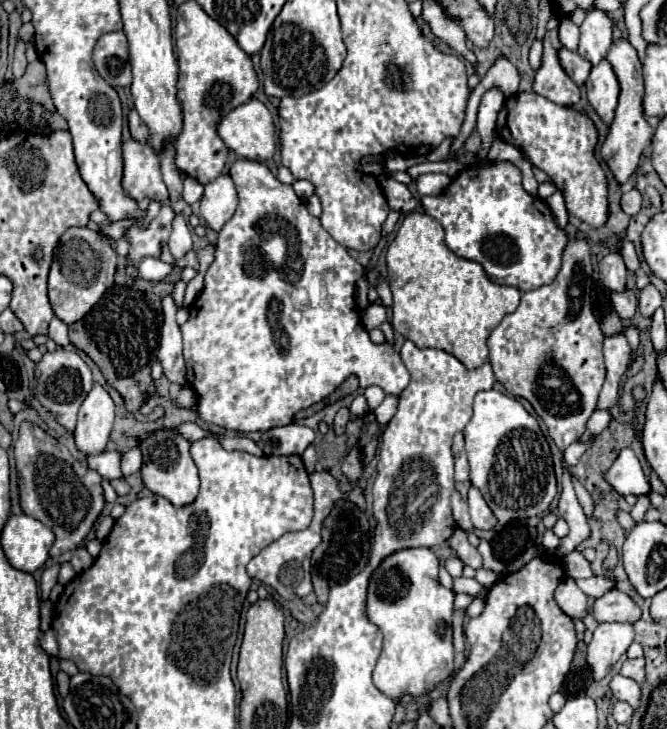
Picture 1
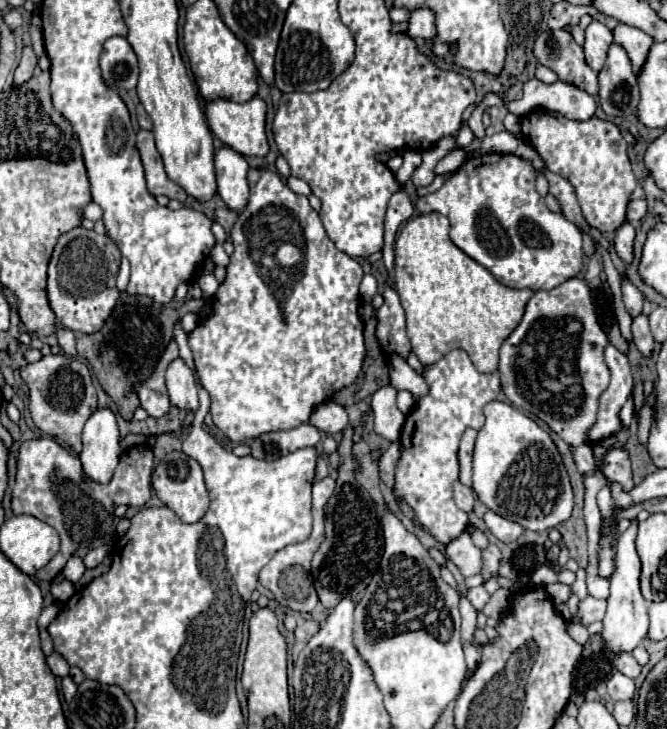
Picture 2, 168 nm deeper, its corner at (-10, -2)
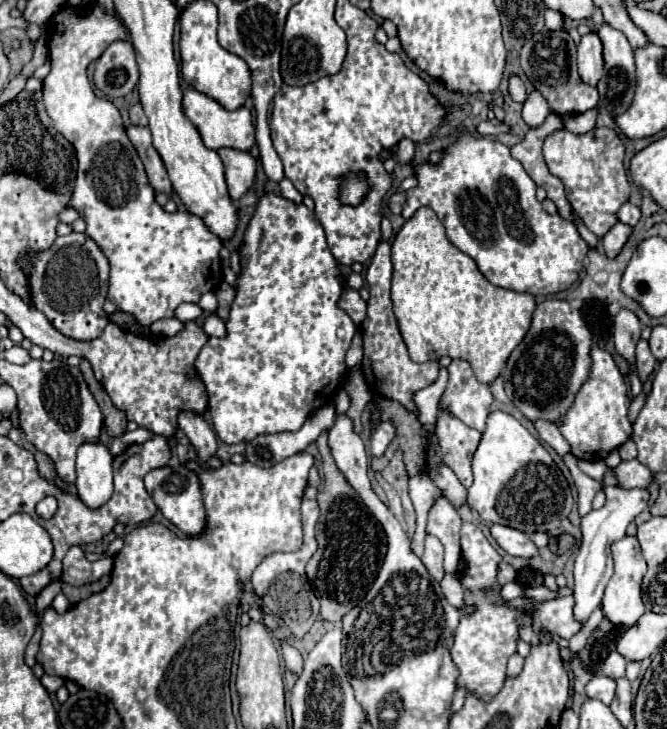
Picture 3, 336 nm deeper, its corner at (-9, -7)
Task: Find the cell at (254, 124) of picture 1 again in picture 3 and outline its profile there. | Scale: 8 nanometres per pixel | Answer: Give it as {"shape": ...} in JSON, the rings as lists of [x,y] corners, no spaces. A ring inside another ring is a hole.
{"shape":[[[187,90],[183,96],[183,108],[187,118],[197,126],[203,142],[207,148],[211,150],[219,150],[219,148],[233,148],[233,150],[243,150],[249,152],[255,146],[255,124],[251,118],[251,110],[241,106],[237,110],[227,110],[223,108],[217,100],[197,92],[197,90]]]}

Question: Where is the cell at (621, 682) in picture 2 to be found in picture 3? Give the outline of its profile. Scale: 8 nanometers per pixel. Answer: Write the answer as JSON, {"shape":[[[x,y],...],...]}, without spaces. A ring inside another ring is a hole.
{"shape":[[[593,676],[585,690],[587,690],[589,698],[597,698],[603,704],[609,706],[613,702],[613,696],[615,696],[615,690],[617,690],[617,682],[609,680],[607,676]]]}

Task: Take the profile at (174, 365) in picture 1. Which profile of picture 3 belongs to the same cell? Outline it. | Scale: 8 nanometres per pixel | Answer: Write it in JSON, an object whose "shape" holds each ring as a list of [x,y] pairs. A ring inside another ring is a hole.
{"shape":[[[183,410],[179,412],[179,428],[187,434],[187,438],[191,440],[191,444],[197,448],[199,460],[205,462],[207,458],[211,458],[217,452],[217,438],[213,428],[205,422],[205,418],[193,410]]]}

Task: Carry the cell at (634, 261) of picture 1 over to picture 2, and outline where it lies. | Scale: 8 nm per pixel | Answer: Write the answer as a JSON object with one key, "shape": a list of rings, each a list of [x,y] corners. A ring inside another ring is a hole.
{"shape":[[[622,223],[614,235],[614,249],[618,253],[618,257],[626,263],[630,263],[632,259],[632,243],[634,243],[634,225],[632,223]]]}

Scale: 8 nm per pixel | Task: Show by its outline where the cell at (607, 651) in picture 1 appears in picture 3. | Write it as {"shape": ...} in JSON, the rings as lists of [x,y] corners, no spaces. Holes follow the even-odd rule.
{"shape":[[[625,536],[623,540],[615,542],[611,546],[611,552],[613,552],[613,560],[615,560],[615,574],[611,576],[611,580],[605,588],[605,596],[601,600],[601,610],[603,610],[603,616],[611,624],[621,626],[621,628],[631,628],[633,624],[639,622],[639,618],[645,612],[645,606],[641,600],[641,580],[643,580],[647,566],[645,566],[645,560],[641,556],[641,548],[639,548],[639,542],[635,536]]]}

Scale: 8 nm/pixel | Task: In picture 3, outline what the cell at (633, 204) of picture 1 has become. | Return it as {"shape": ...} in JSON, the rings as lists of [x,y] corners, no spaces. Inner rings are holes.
{"shape":[[[625,202],[625,204],[621,206],[621,210],[619,210],[619,220],[621,220],[623,224],[635,226],[635,224],[639,222],[639,218],[641,218],[641,210],[639,210],[635,204]]]}

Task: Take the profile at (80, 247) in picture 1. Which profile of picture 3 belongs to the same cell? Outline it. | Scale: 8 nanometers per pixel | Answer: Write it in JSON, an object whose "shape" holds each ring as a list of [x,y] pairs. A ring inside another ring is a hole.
{"shape":[[[71,232],[59,236],[55,244],[39,252],[35,260],[21,260],[21,266],[29,272],[31,300],[49,322],[65,336],[75,340],[95,340],[109,324],[109,316],[103,310],[109,288],[109,260],[101,248],[87,236]]]}

